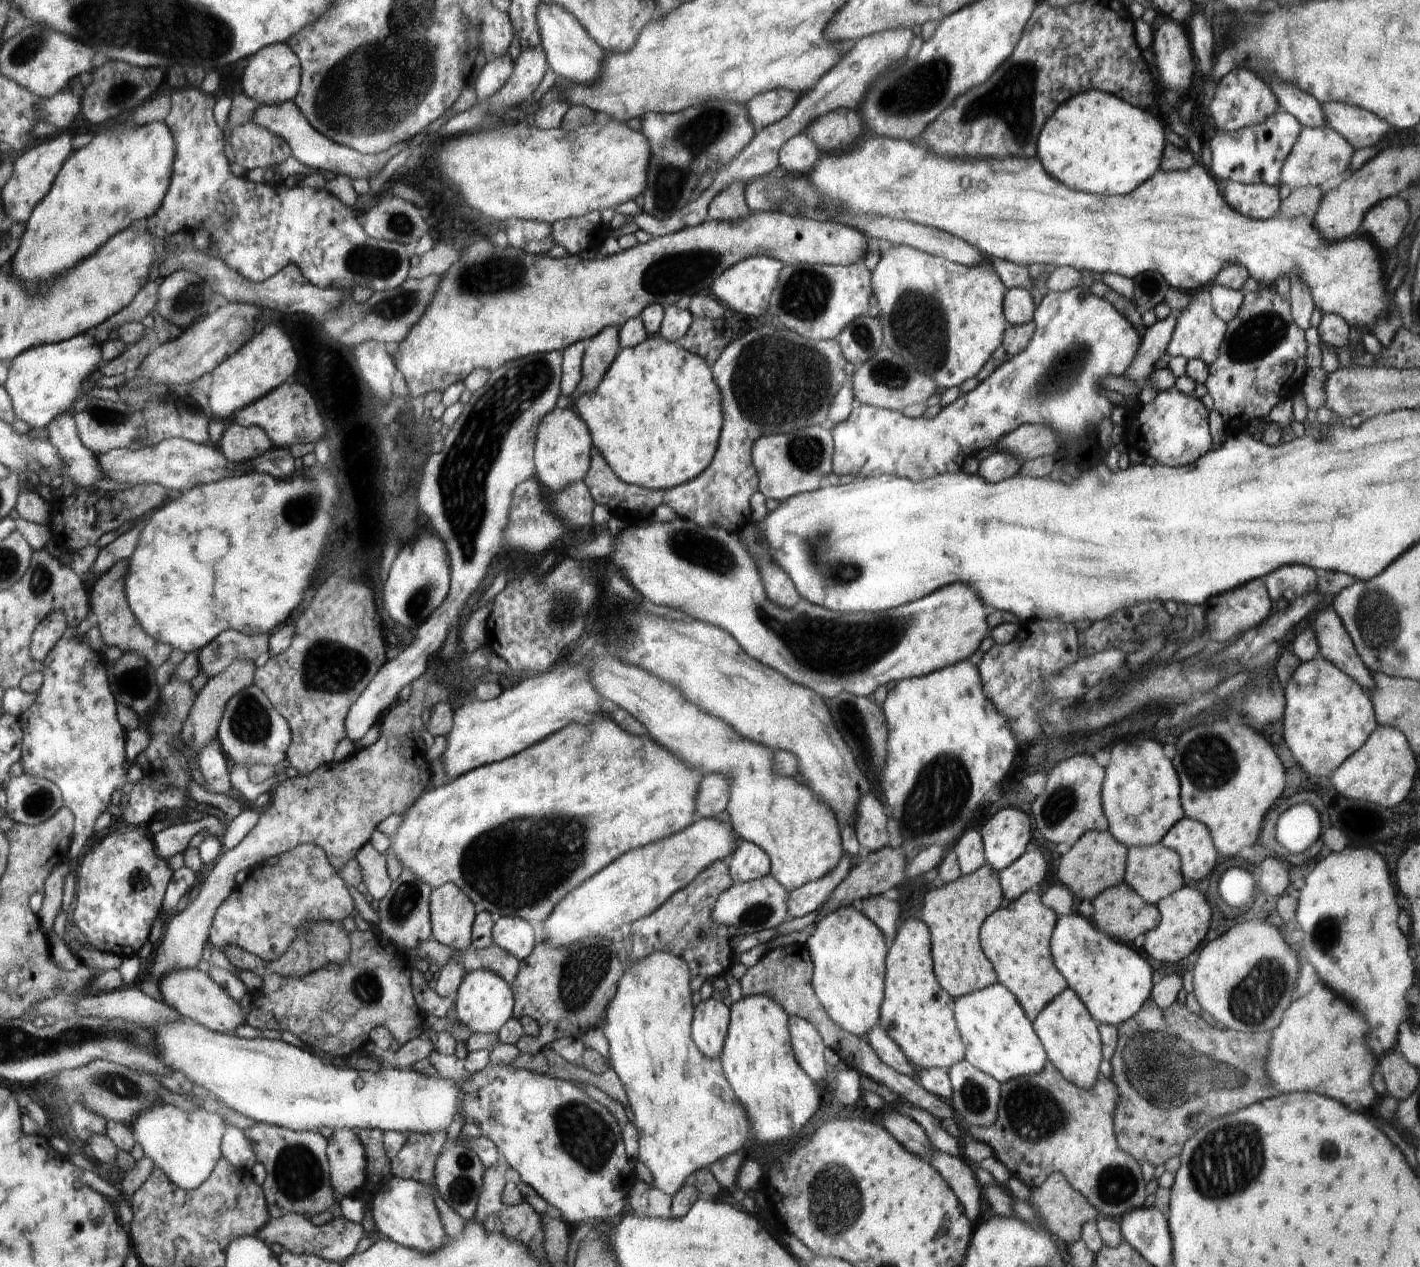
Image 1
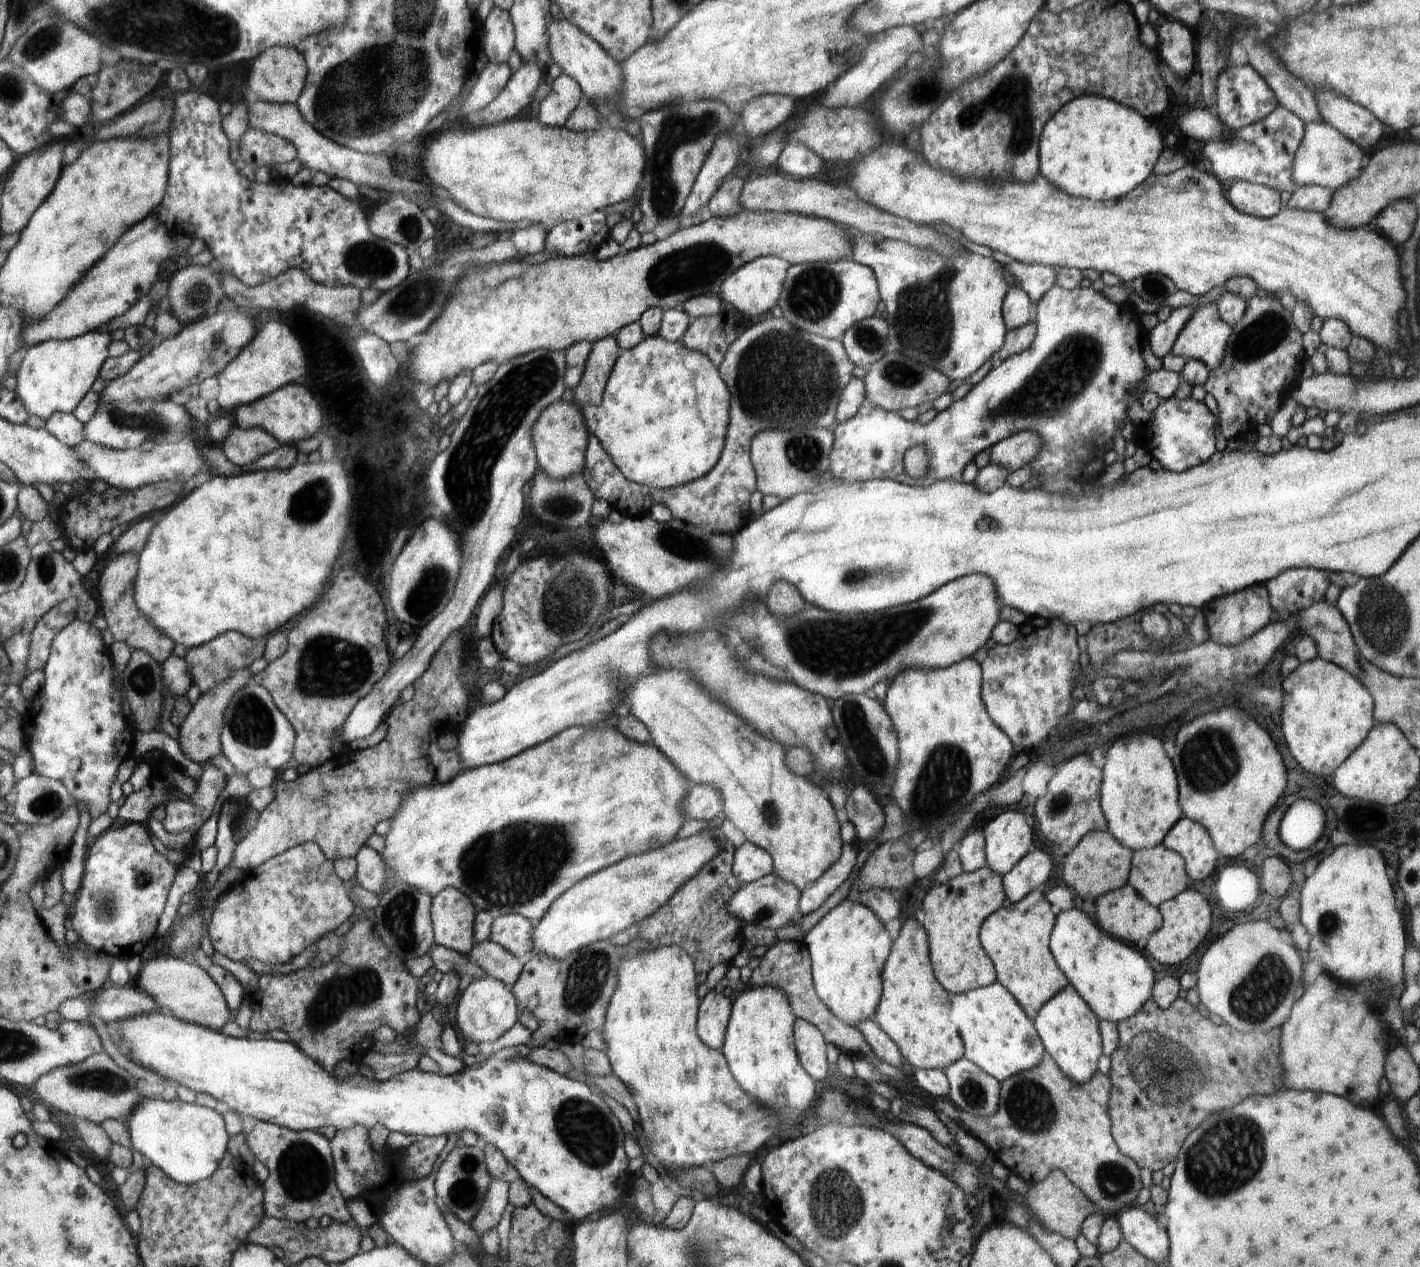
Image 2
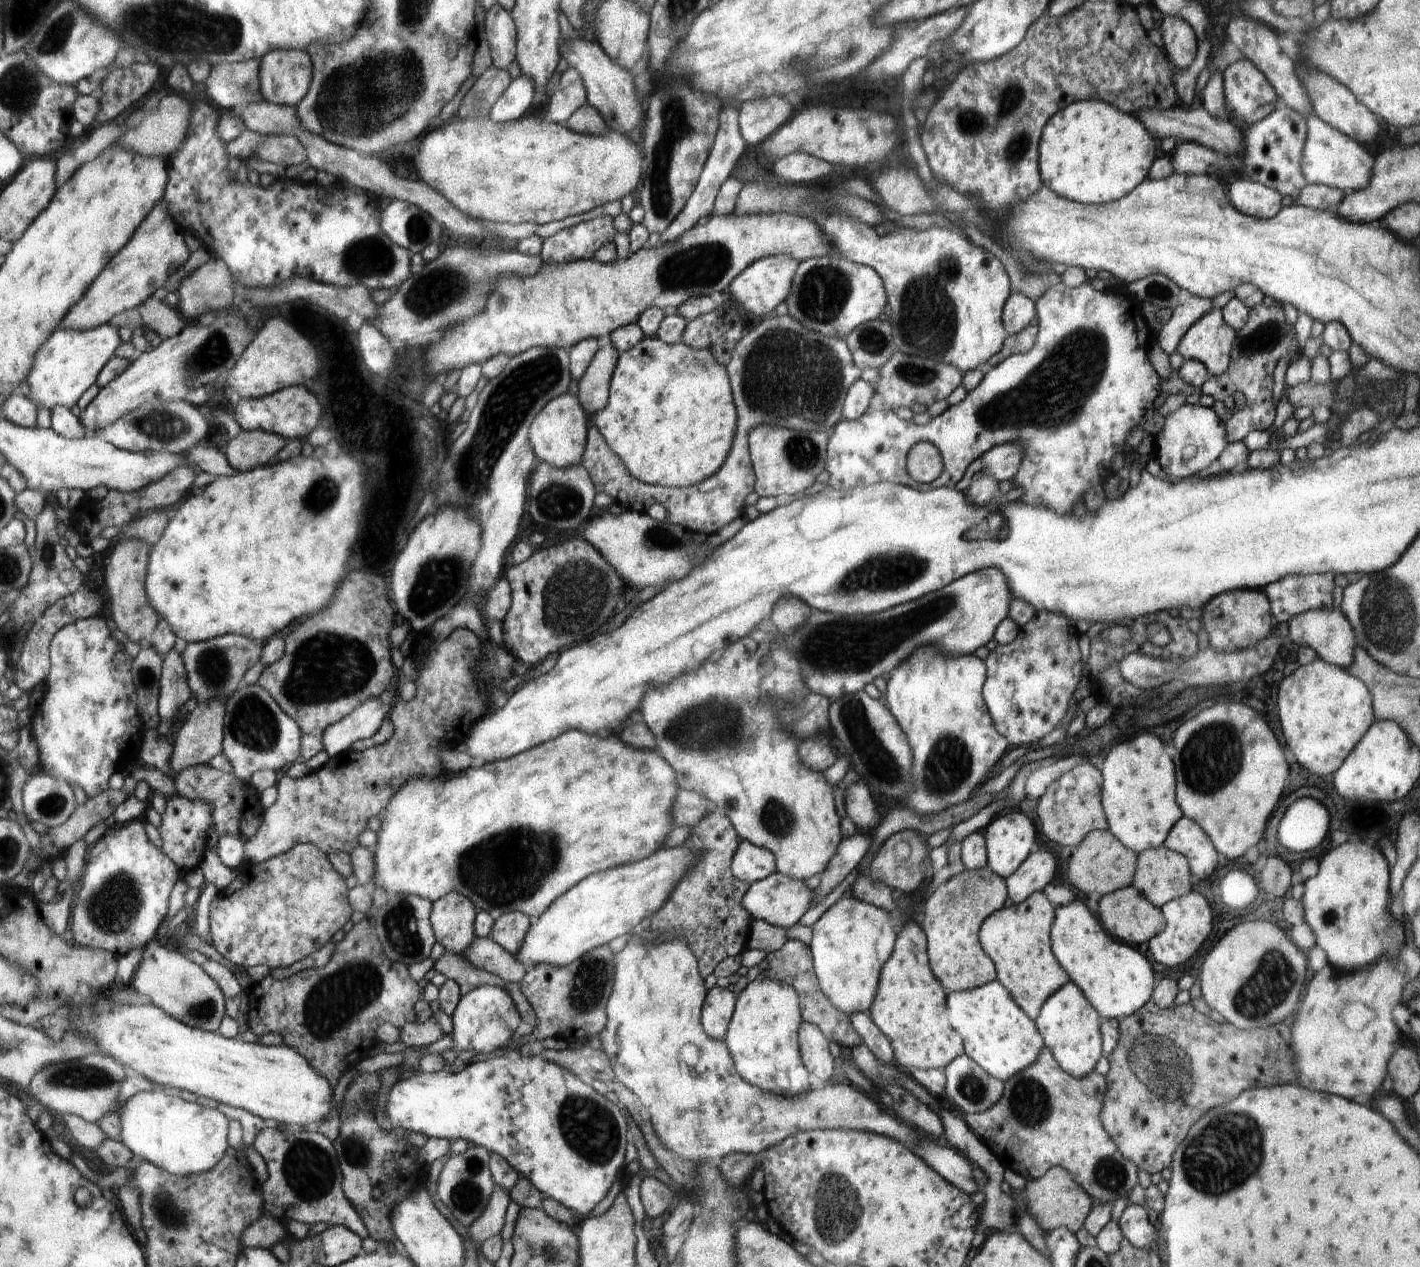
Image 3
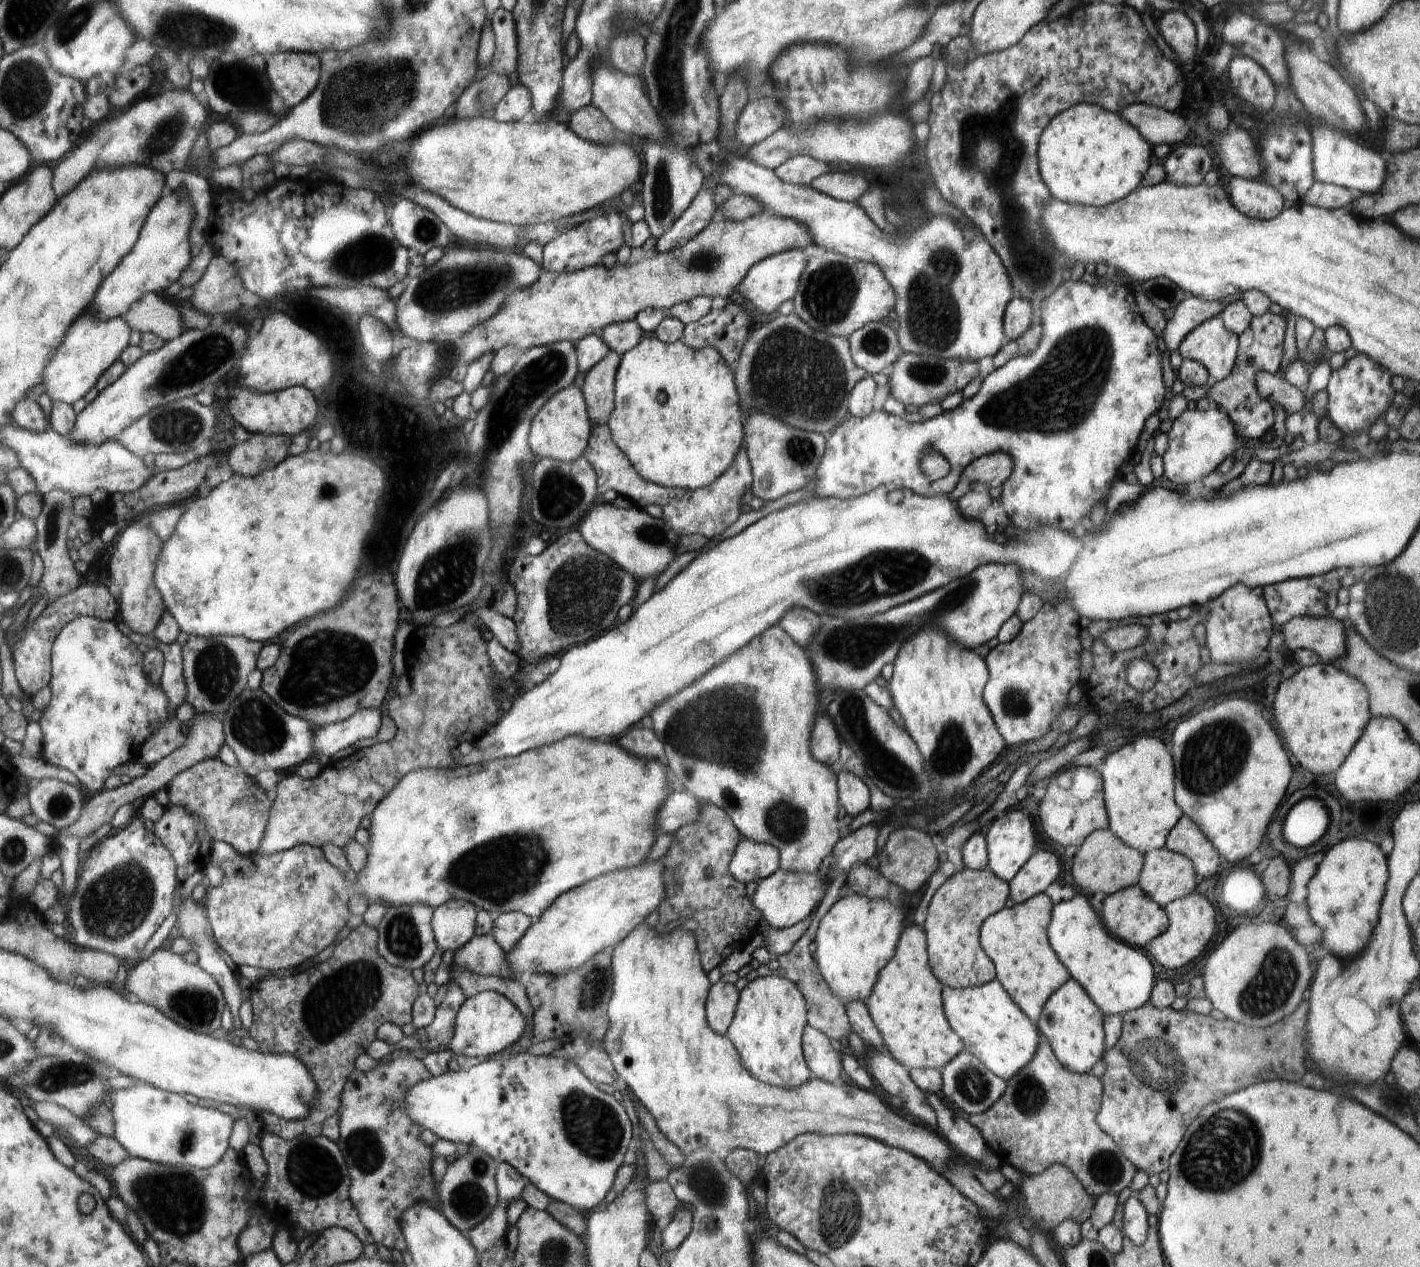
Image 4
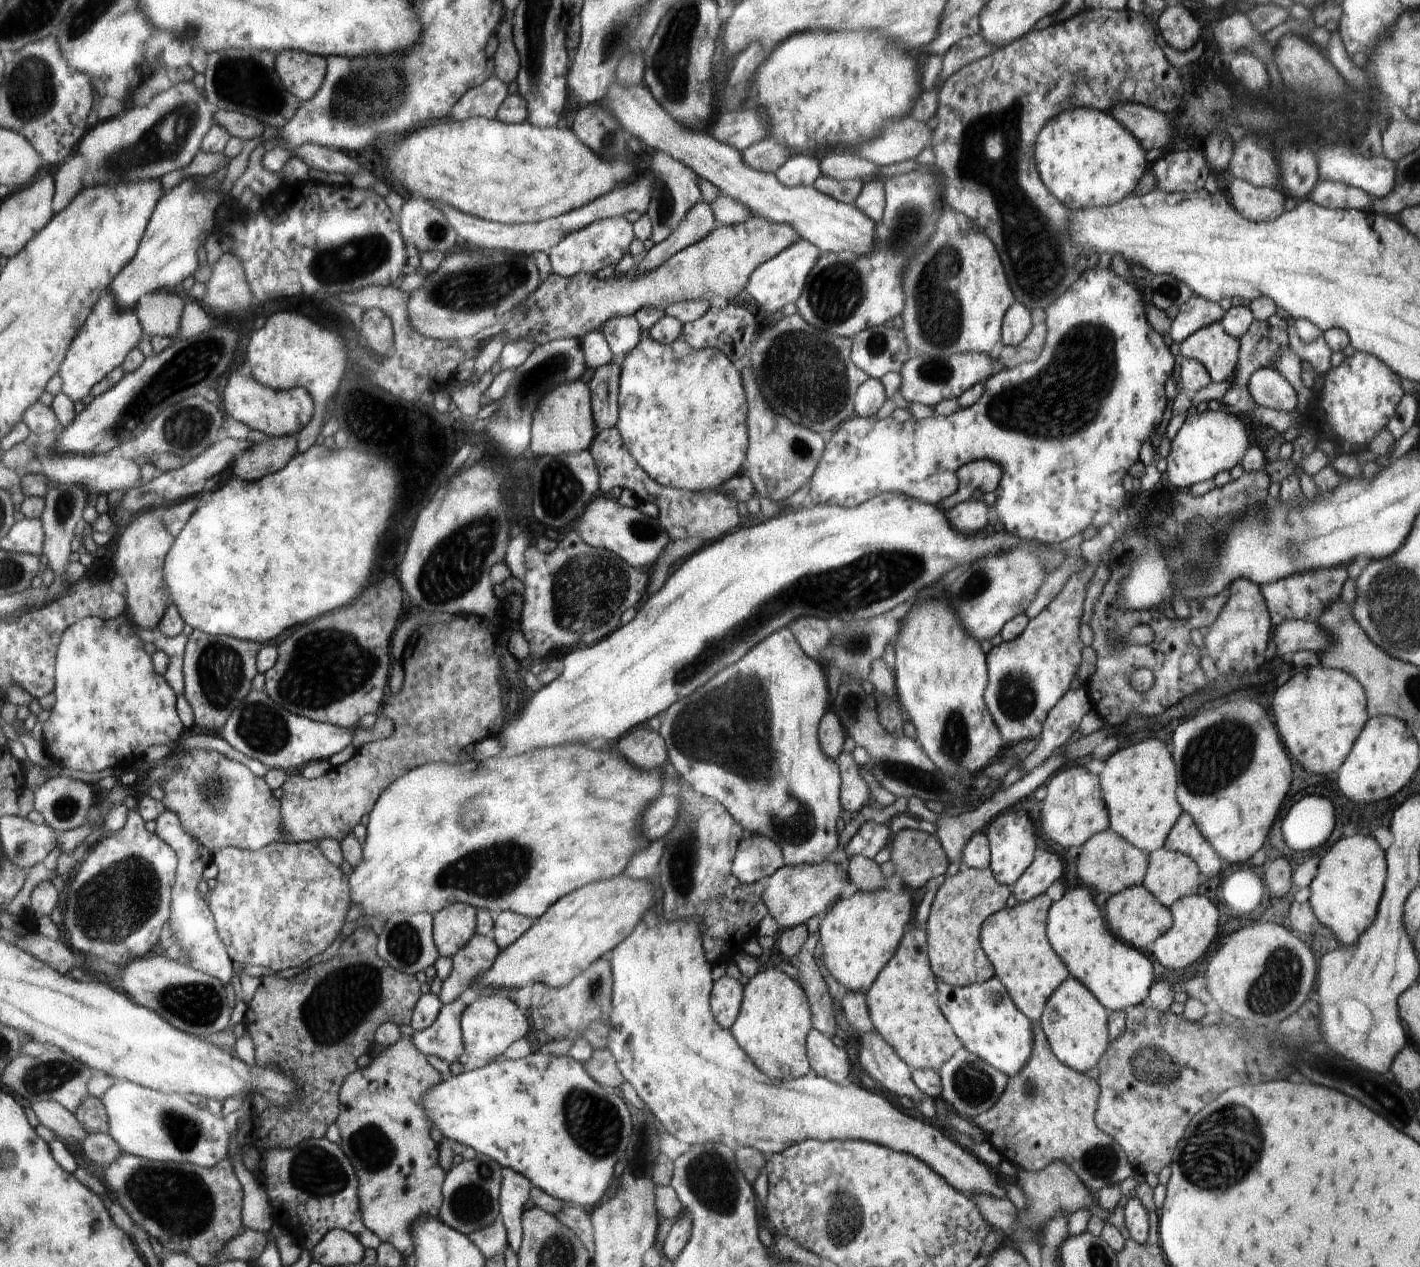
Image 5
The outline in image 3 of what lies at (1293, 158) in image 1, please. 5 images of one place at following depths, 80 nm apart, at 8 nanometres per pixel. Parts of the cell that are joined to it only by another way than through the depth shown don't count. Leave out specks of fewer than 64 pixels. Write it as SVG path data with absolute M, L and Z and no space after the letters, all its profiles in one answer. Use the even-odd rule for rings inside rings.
M1313 113L1304 118L1307 125L1306 144L1304 144L1304 154L1302 154L1304 180L1310 184L1338 188L1343 192L1366 188L1372 176L1372 166L1374 166L1372 154L1369 154L1359 142L1325 124Z

